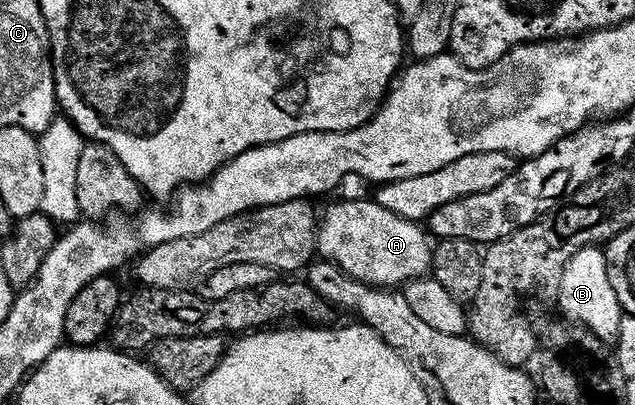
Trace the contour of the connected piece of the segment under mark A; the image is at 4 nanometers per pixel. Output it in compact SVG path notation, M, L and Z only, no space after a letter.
M375 199L340 200L329 206L318 220L316 229L316 250L321 257L332 261L341 271L355 280L375 288L395 289L410 280L421 279L432 267L433 245L428 244L425 229L415 220L407 220L382 205Z

